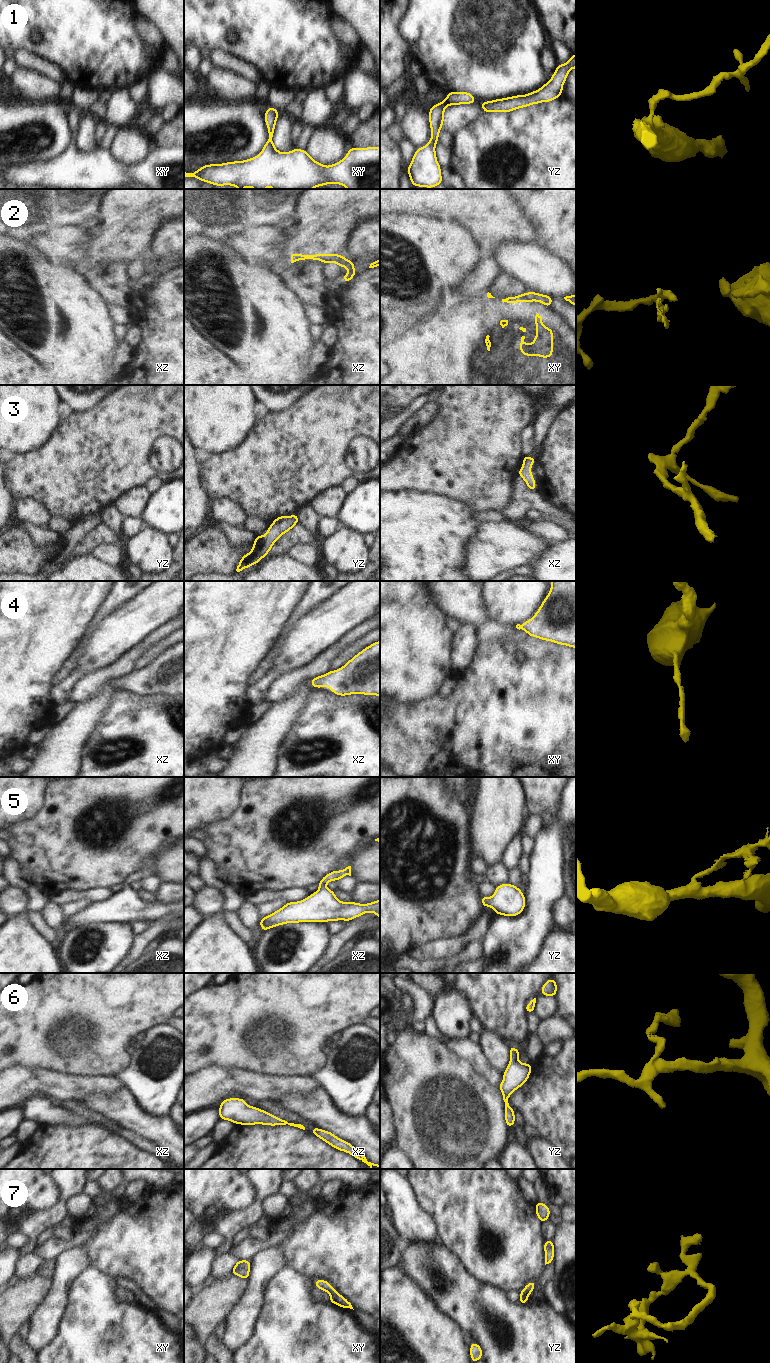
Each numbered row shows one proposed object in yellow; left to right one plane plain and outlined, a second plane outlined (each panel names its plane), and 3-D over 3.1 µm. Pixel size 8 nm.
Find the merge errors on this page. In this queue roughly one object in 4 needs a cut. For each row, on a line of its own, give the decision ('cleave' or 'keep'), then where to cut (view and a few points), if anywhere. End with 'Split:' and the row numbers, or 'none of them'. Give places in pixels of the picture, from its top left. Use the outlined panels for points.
1: keep; cut none
2: cleave; cut xy (537, 293), (534, 300)
3: keep; cut none
4: keep; cut none
5: keep; cut none
6: keep; cut none
7: keep; cut none
Split: 2

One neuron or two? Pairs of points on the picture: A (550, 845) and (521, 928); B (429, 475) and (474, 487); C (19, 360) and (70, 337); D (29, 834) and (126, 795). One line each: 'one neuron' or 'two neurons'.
A: one neuron
B: one neuron
C: two neurons
D: one neuron

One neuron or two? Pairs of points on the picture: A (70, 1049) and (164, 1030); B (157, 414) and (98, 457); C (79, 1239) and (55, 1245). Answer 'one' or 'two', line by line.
A: two
B: one
C: one

